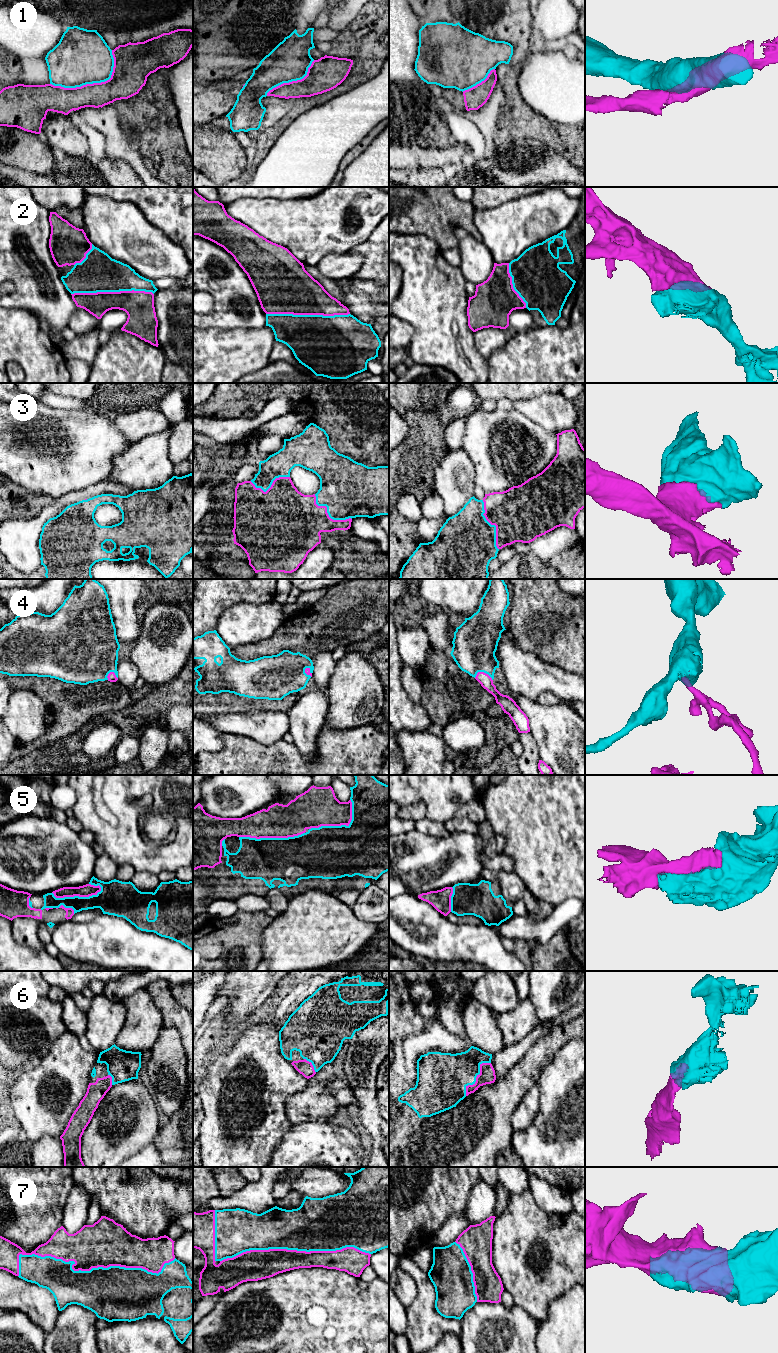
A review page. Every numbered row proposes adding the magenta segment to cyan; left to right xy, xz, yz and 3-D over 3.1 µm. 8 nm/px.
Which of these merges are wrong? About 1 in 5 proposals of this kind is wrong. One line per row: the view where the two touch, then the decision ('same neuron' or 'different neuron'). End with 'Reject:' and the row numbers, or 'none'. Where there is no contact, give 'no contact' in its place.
1: contact in xy; different neuron
2: contact in xz; same neuron
3: contact in xz; same neuron
4: contact in yz; same neuron
5: contact in xy; same neuron
6: contact in yz; same neuron
7: contact in xy; same neuron
Reject: 1

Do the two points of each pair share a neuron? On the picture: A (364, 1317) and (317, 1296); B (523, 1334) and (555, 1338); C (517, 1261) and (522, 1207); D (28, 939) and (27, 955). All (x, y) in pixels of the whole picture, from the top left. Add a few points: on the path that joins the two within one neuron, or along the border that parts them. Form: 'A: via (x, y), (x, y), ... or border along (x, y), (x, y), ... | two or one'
A: via (352, 1317), (338, 1317), (329, 1308) | one
B: border along (538, 1322), (538, 1339), (536, 1342) | two
C: via (522, 1248), (522, 1220) | one
D: border along (11, 930), (12, 937), (18, 943), (43, 950) | two

